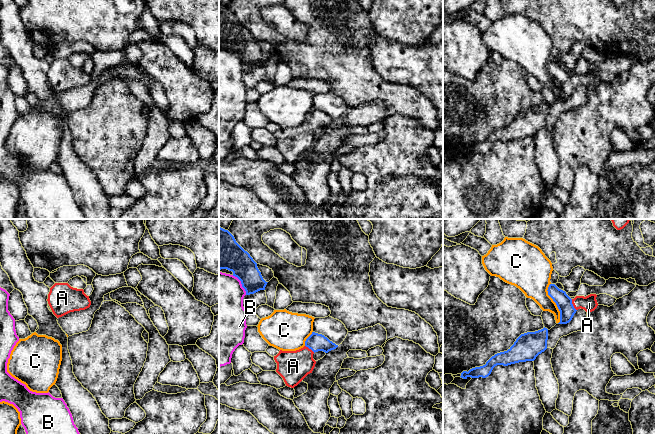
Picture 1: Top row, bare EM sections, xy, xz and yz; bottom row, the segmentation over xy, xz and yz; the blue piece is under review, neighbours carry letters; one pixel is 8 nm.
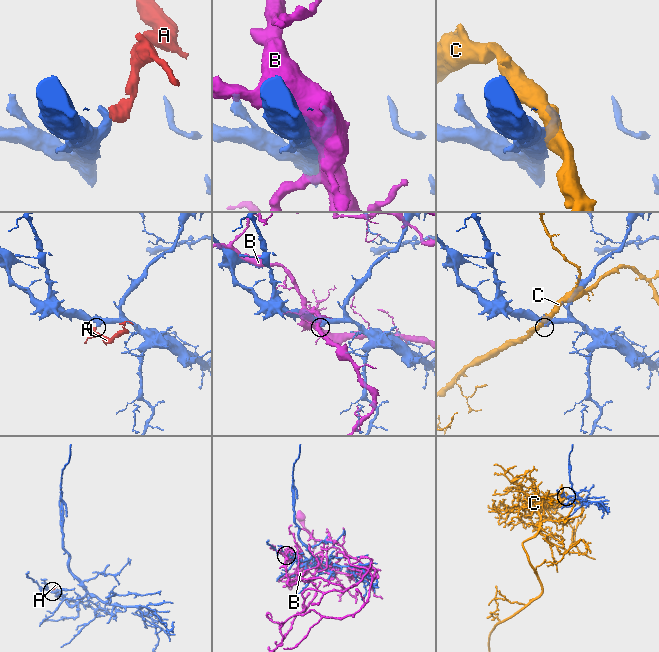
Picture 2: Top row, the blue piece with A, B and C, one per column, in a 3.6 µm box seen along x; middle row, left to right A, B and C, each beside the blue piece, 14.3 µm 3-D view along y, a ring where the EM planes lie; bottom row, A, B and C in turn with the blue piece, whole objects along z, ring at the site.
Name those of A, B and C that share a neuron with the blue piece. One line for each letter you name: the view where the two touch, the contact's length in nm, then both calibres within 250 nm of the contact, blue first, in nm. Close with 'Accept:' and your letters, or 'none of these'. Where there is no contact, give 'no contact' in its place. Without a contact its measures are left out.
A: meets blue in yz; contact 100 nm long; 130 nm thick on the blue side, 130 nm on the other
Accept: A

